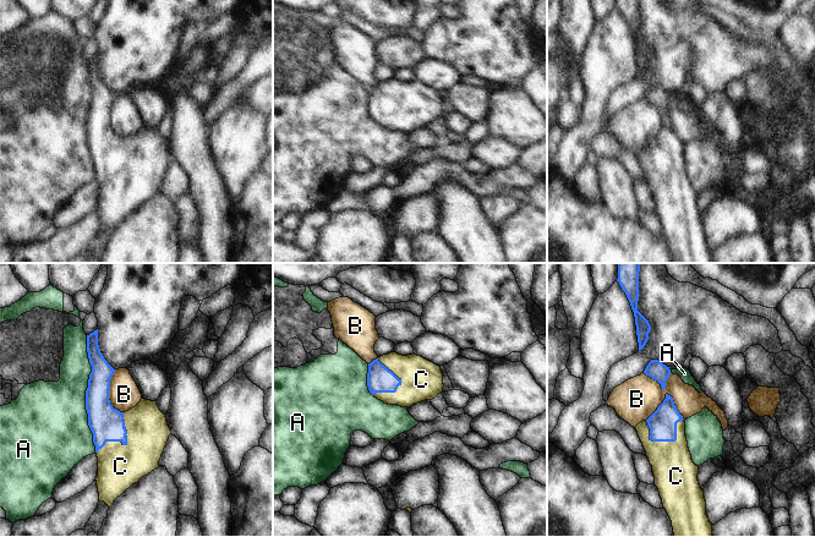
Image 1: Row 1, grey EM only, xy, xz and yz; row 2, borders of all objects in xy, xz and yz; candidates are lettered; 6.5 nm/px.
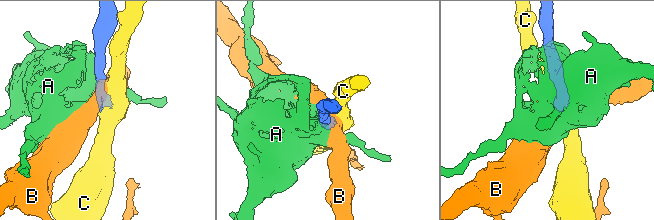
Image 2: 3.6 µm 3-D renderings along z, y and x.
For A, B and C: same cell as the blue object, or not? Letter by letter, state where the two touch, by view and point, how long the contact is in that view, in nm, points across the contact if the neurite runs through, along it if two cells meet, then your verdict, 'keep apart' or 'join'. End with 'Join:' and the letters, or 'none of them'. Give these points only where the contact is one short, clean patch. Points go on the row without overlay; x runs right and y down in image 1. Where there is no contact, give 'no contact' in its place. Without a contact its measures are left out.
A: meets blue in xy at (86, 120); contact 750 nm long; keep apart
B: meets blue in yz at (667, 120); contact 260 nm long; keep apart
C: meets blue in yz at (673, 166); contact 280 nm long; runs through yz (662, 149), (665, 158), (673, 166), (673, 195), (676, 202); join
Join: C

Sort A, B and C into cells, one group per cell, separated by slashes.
A / B / C

